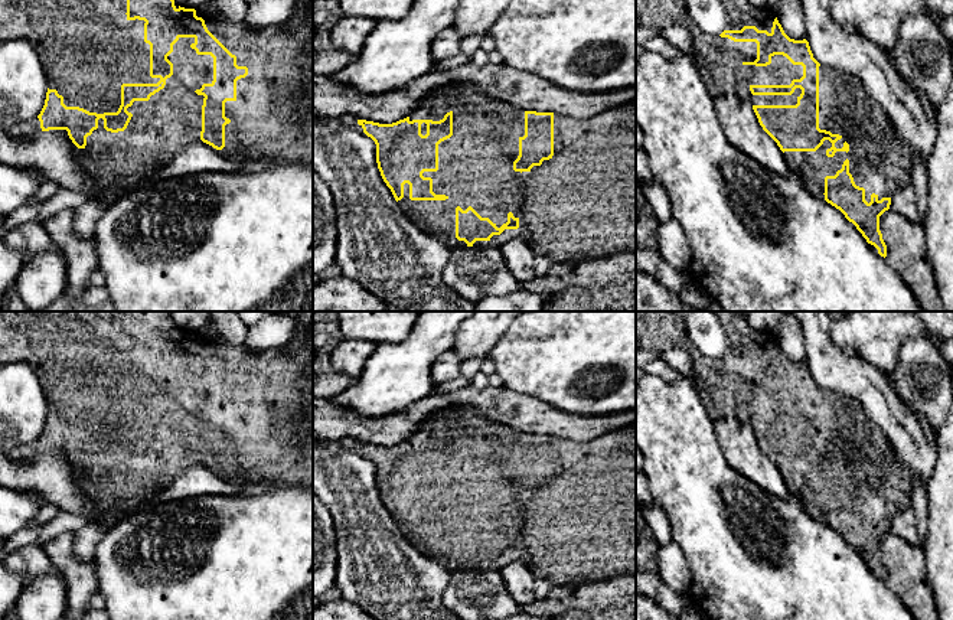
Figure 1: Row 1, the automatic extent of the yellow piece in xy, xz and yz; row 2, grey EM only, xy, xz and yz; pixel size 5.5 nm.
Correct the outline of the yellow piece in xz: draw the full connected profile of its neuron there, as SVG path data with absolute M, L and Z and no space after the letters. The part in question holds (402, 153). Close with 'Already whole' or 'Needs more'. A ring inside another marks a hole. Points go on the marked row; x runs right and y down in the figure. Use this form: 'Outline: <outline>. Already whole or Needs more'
Outline: M458 85L434 91L425 97L409 117L392 124L379 124L345 115L340 121L365 133L376 144L376 163L381 176L391 189L405 215L425 234L437 236L450 249L456 247L497 247L512 238L525 239L535 255L544 255L551 262L581 262L626 252L636 252L636 101L608 110L587 120L536 112L515 108L507 102L492 99L476 85Z. Needs more

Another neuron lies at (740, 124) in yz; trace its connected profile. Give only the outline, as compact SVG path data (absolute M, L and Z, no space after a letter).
M722 94L714 99L714 104L724 136L731 146L781 177L792 176L783 151L763 130L748 99L741 99L737 94Z

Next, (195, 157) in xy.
M198 140L182 147L161 167L150 173L149 177L140 180L137 187L147 183L149 180L156 179L179 177L205 172L251 173L251 172L260 172L265 167L267 167L265 161L258 161L252 159L231 160L212 146L203 143L202 140Z

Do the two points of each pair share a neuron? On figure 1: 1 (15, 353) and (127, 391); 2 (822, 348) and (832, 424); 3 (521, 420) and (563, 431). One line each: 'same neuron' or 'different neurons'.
1: same neuron
2: different neurons
3: same neuron

